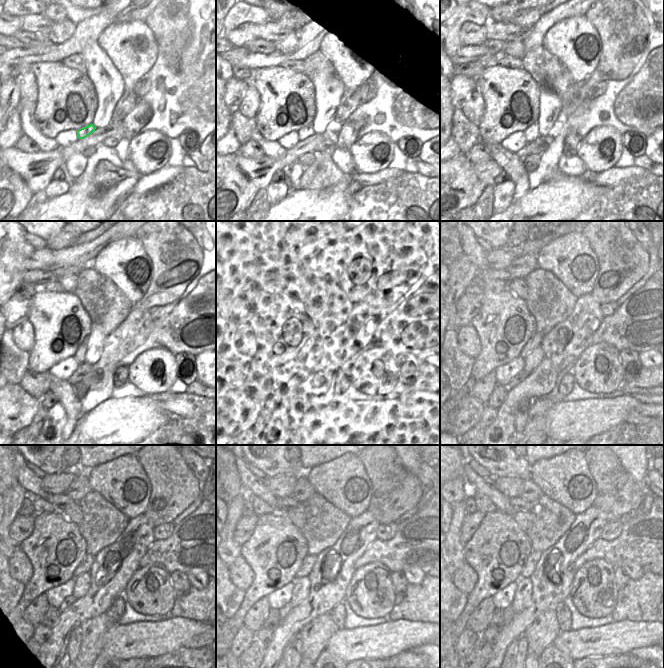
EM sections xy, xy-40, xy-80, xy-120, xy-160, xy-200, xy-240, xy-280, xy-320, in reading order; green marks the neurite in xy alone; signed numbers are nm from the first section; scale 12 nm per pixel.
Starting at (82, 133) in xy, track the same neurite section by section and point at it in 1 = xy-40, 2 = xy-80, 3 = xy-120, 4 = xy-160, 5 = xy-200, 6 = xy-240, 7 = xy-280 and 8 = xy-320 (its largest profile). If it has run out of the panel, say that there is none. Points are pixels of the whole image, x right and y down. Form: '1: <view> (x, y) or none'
1: xy-40 (307, 131)
2: xy-80 (531, 133)
3: xy-120 (80, 353)
4: xy-160 (303, 353)
5: xy-200 (536, 339)
6: xy-240 (85, 565)
7: xy-280 (306, 567)
8: xy-320 (534, 557)

